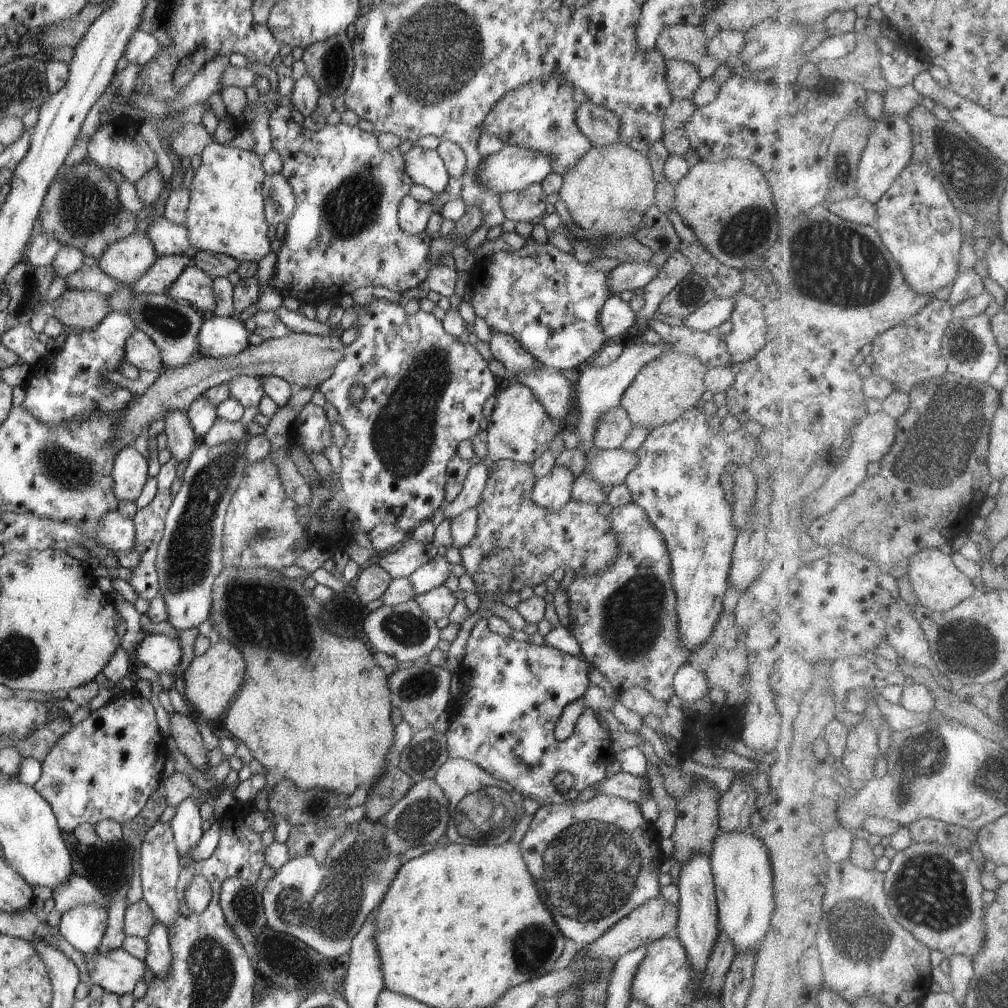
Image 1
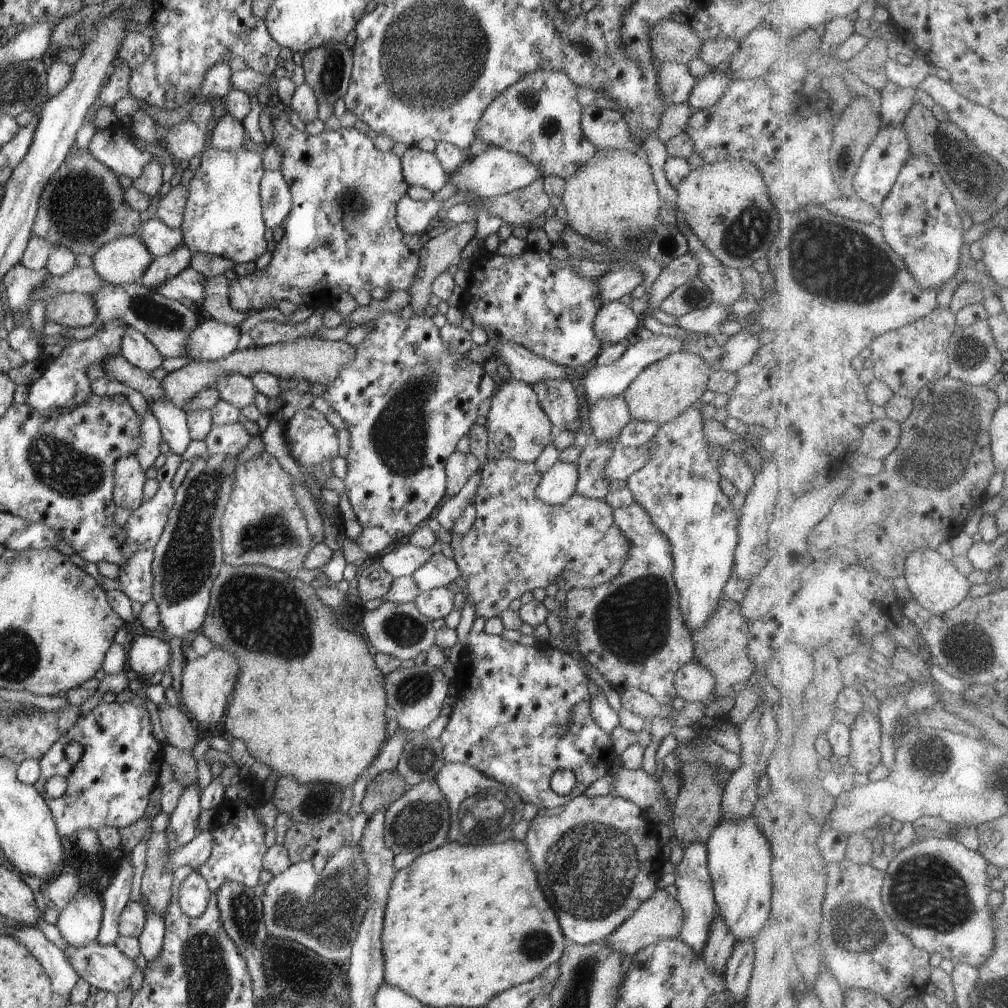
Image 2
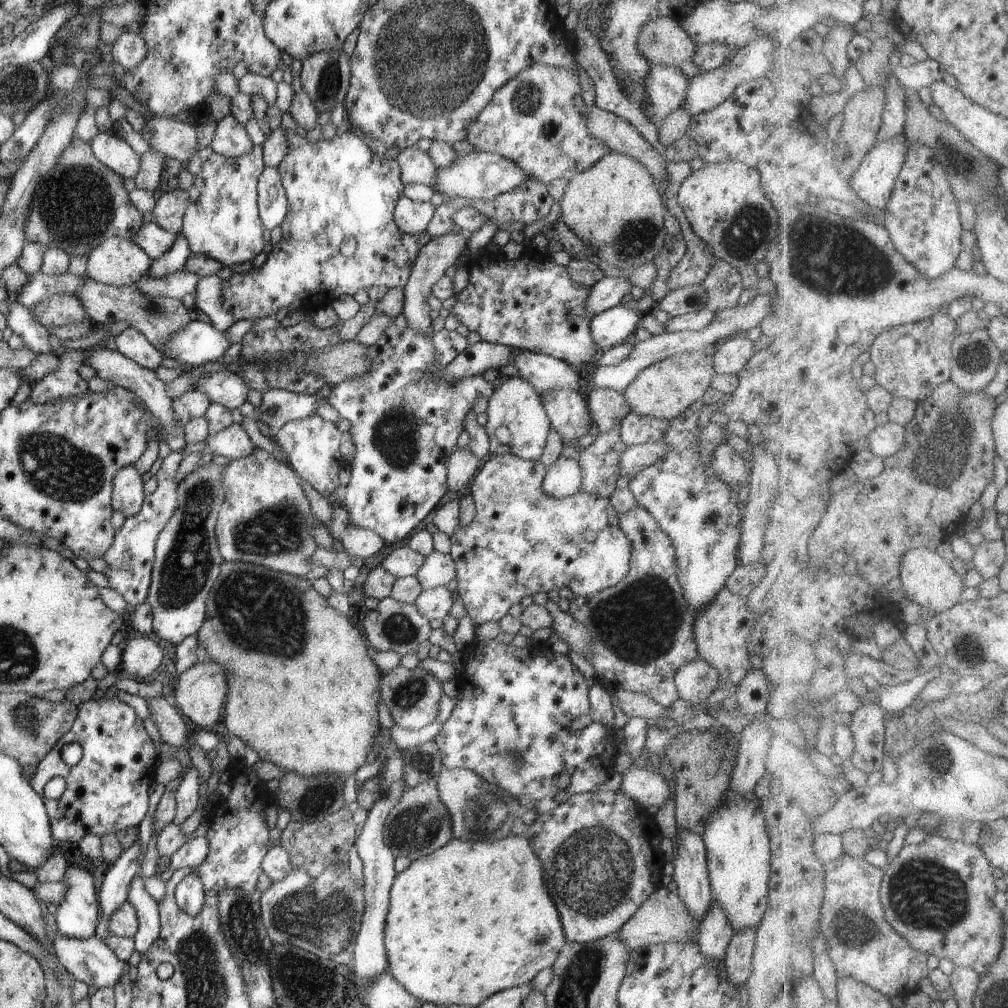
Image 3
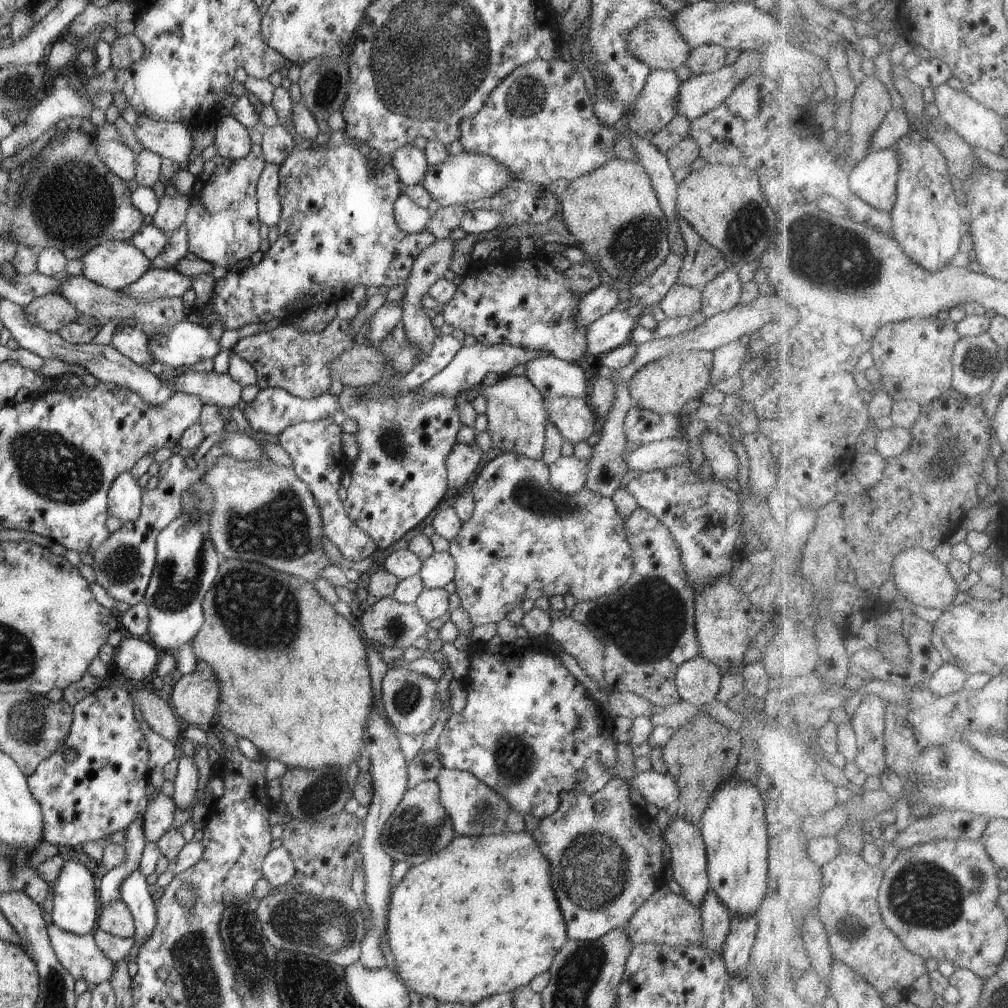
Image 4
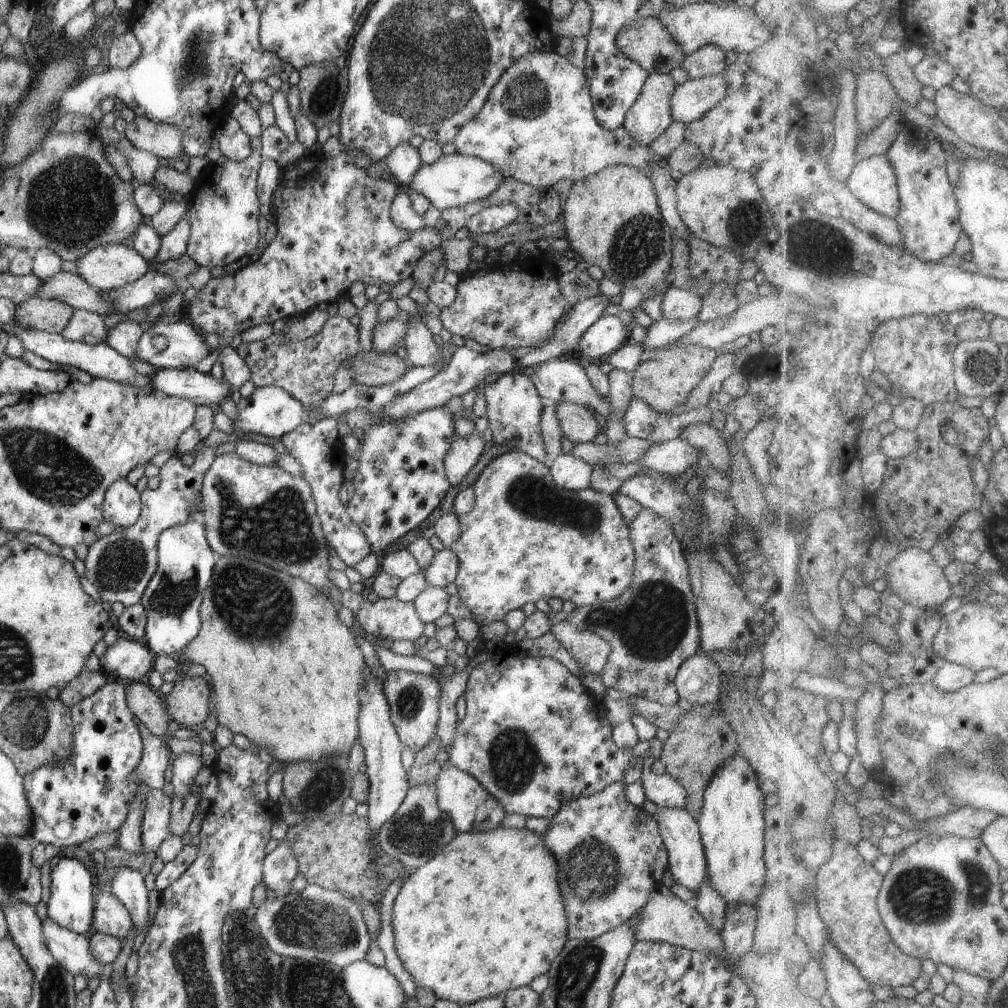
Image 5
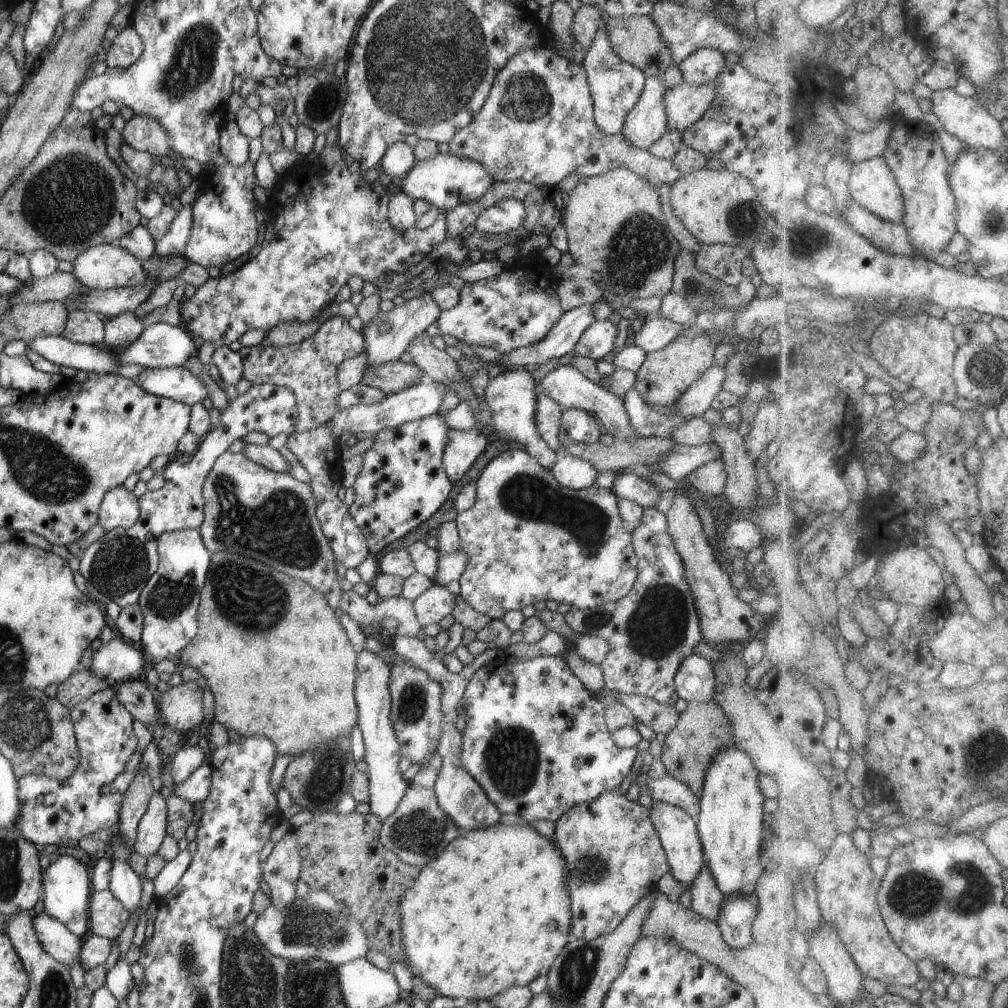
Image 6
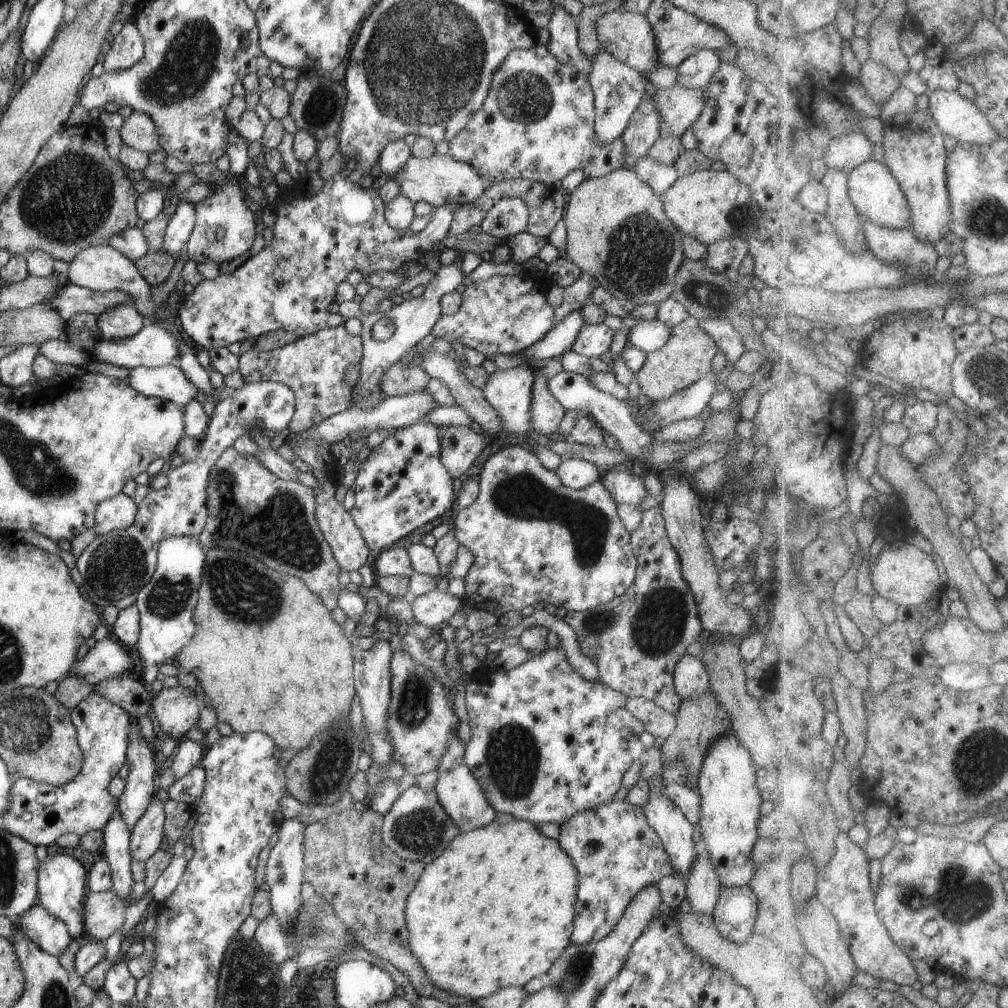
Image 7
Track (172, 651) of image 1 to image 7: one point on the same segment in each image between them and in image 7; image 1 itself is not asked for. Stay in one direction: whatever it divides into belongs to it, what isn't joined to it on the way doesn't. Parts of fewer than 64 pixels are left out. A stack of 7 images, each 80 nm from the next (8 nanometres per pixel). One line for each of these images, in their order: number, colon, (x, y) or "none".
2: (149, 655)
3: (142, 657)
4: (135, 659)
5: (129, 659)
6: (116, 660)
7: (108, 659)

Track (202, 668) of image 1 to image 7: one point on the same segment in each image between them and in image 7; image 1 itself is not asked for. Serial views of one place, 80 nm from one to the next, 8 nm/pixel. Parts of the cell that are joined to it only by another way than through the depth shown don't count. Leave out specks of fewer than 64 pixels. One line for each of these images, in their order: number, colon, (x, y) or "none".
2: (207, 681)
3: (201, 691)
4: (195, 696)
5: (187, 703)
6: (180, 707)
7: (176, 709)

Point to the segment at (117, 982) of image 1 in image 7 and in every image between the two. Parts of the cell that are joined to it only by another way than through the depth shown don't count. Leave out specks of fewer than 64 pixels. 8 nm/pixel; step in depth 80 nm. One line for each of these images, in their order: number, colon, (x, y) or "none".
2: (105, 967)
3: (89, 960)
4: (79, 954)
5: (71, 950)
6: (63, 945)
7: (52, 936)

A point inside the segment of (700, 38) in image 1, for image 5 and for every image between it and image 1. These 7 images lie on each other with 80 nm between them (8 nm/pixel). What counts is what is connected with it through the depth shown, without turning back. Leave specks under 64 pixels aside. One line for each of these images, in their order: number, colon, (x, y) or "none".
2: (670, 41)
3: (662, 41)
4: (655, 41)
5: (644, 40)

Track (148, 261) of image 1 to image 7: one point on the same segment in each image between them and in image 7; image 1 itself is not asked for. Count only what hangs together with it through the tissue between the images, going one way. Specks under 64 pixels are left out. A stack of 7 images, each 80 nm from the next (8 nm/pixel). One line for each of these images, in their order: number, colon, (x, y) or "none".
2: (123, 260)
3: (118, 262)
4: (114, 265)
5: (108, 266)
6: (104, 267)
7: (99, 268)

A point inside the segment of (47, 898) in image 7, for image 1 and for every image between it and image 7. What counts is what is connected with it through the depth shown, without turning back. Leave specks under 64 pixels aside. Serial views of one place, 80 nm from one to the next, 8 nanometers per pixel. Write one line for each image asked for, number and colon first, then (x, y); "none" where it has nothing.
1: (83, 926)
2: (79, 922)
3: (77, 914)
4: (75, 909)
5: (70, 905)
6: (66, 882)

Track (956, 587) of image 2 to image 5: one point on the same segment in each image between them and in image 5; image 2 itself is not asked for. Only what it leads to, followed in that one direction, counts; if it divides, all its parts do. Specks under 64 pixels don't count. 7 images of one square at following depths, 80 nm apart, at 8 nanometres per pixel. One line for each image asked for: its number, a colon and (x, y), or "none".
3: (930, 580)
4: (921, 578)
5: (915, 576)

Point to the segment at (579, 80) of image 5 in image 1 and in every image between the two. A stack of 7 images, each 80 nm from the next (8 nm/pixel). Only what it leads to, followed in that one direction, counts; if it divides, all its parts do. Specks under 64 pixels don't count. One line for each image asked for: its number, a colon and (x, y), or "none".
1: (539, 115)
2: (538, 117)
3: (538, 120)
4: (539, 122)

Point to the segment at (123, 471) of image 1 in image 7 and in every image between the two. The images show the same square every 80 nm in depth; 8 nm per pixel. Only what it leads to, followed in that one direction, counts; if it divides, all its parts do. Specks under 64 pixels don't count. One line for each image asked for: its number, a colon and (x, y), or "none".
2: (130, 479)
3: (128, 493)
4: (124, 498)
5: (122, 503)
6: (120, 508)
7: (119, 512)

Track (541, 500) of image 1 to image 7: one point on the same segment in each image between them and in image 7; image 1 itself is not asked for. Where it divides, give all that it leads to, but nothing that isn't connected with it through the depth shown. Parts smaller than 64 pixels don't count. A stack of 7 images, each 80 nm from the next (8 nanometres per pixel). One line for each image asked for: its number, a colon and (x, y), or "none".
2: (558, 483)
3: (563, 478)
4: (568, 475)
5: (570, 473)
6: (574, 473)
7: (575, 473)

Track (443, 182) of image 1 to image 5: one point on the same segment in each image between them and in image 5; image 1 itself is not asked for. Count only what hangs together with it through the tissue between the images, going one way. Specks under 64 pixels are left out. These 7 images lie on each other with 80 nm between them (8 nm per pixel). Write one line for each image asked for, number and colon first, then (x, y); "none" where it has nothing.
2: (421, 168)
3: (416, 165)
4: (410, 163)
5: (403, 162)

